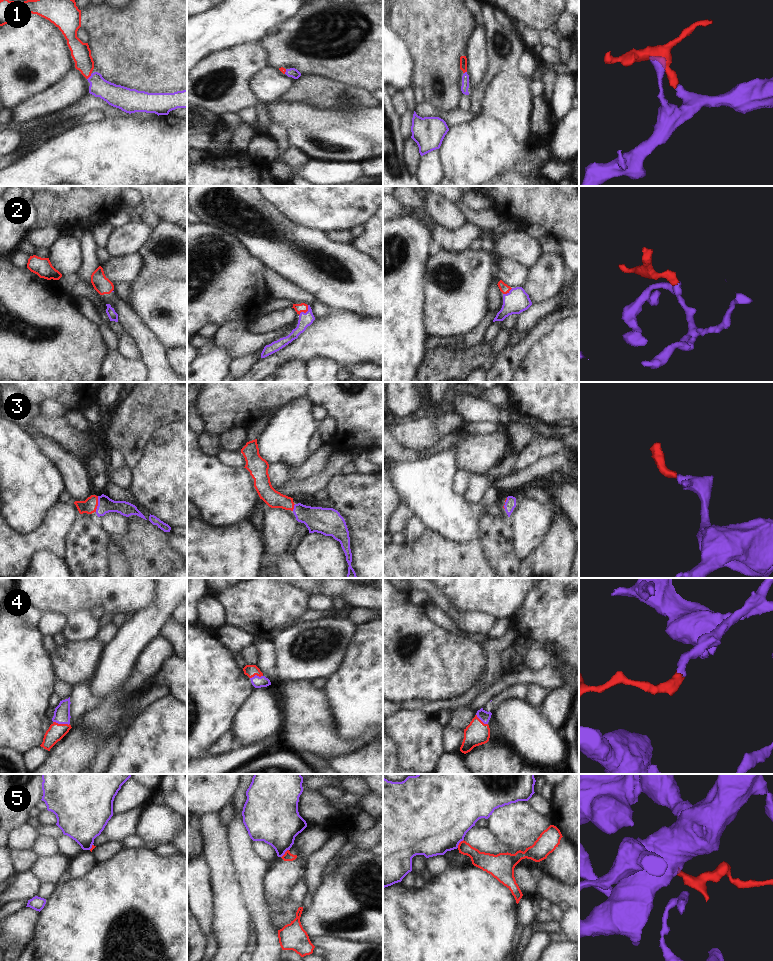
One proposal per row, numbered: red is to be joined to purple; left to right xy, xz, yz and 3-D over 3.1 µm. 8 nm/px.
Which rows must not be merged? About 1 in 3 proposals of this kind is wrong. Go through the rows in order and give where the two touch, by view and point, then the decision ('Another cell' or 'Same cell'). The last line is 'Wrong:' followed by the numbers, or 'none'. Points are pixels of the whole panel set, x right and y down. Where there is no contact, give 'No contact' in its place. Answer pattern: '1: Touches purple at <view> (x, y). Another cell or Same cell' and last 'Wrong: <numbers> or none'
1: Touches purple at xy (89, 77). Same cell
2: Touches purple at xz (306, 312). Same cell
3: Touches purple at xy (98, 504). Same cell
4: Touches purple at xy (61, 723). Same cell
5: Touches purple at yz (459, 842). Another cell
Wrong: 5

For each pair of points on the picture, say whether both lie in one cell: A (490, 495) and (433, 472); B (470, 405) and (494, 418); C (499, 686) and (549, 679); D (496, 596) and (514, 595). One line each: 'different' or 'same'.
A: different
B: same
C: same
D: same

